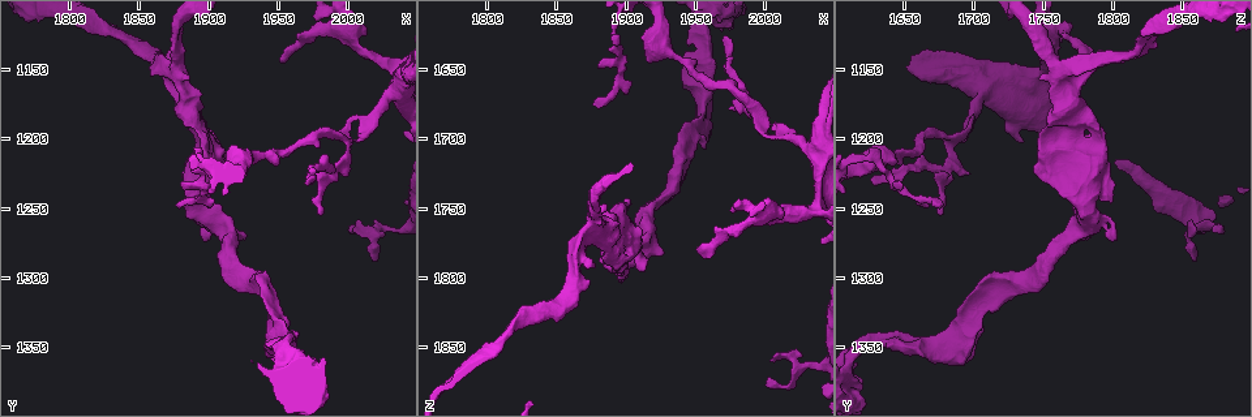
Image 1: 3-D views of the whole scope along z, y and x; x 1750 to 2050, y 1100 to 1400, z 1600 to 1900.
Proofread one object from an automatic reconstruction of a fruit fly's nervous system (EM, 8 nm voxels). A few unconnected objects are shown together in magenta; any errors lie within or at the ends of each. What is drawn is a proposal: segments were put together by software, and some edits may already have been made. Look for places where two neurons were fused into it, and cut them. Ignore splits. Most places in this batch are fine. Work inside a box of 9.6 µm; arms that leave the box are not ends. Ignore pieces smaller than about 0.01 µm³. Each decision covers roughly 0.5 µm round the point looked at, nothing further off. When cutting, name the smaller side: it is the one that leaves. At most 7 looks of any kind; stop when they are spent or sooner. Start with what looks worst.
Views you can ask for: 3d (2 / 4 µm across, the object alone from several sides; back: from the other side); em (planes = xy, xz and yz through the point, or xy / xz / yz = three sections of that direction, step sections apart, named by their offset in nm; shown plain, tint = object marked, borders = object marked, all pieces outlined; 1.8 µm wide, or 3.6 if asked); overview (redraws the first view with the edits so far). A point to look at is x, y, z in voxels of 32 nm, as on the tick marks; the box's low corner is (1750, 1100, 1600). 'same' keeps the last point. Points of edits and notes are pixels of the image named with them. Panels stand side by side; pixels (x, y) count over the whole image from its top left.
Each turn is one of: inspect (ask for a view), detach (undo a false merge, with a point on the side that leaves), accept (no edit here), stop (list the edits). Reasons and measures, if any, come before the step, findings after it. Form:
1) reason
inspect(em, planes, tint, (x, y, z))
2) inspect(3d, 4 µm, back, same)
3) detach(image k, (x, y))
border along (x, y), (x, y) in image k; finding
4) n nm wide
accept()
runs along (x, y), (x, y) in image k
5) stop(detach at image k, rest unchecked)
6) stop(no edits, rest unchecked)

abrupt turn
inspect(3d, 4 µm, (1892, 1226, 1784))

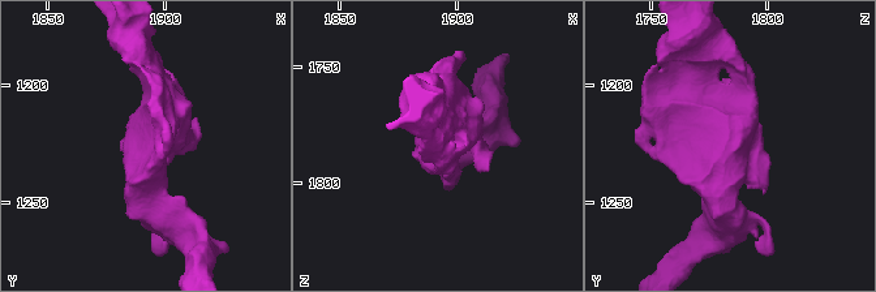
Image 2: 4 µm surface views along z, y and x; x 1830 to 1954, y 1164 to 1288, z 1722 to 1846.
shape alone is not enough
inspect(em, 3.6 µm, xy, step 8, tint, (1892, 1224, 1783))

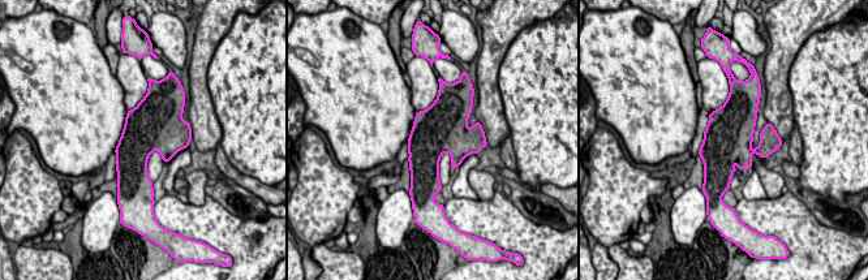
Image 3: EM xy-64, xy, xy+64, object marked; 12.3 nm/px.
another direction
inspect(em, 3.6 µm, planes, tint, same)

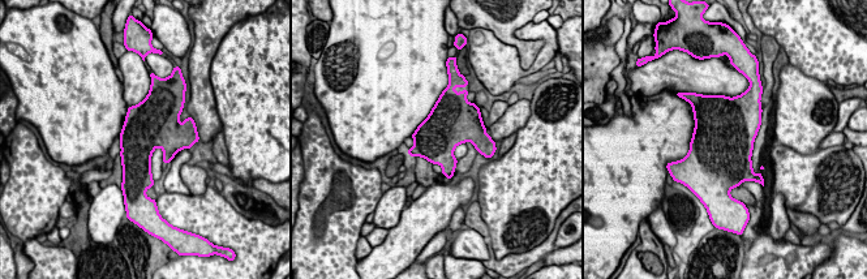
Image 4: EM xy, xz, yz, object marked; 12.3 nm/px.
accept()
one neuron here

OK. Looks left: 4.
thick turns thin
inspect(em, planes, tint, (2026, 1264, 1866))

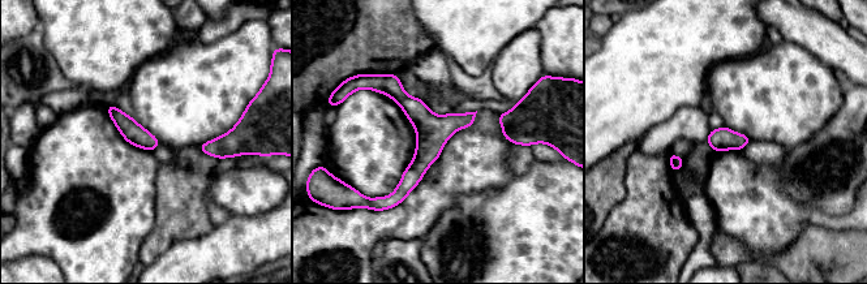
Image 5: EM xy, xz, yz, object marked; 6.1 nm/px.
130 nm wide
accept()
all the same neuron

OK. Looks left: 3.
sharp bend
inspect(em, 3.6 µm, planes, tint, (2036, 1164, 1708))

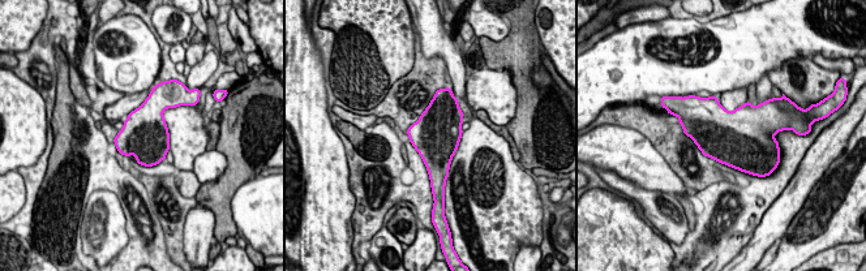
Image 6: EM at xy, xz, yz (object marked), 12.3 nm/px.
accept()
one neuron here

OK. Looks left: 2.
stop(no edits, rest unchecked)

